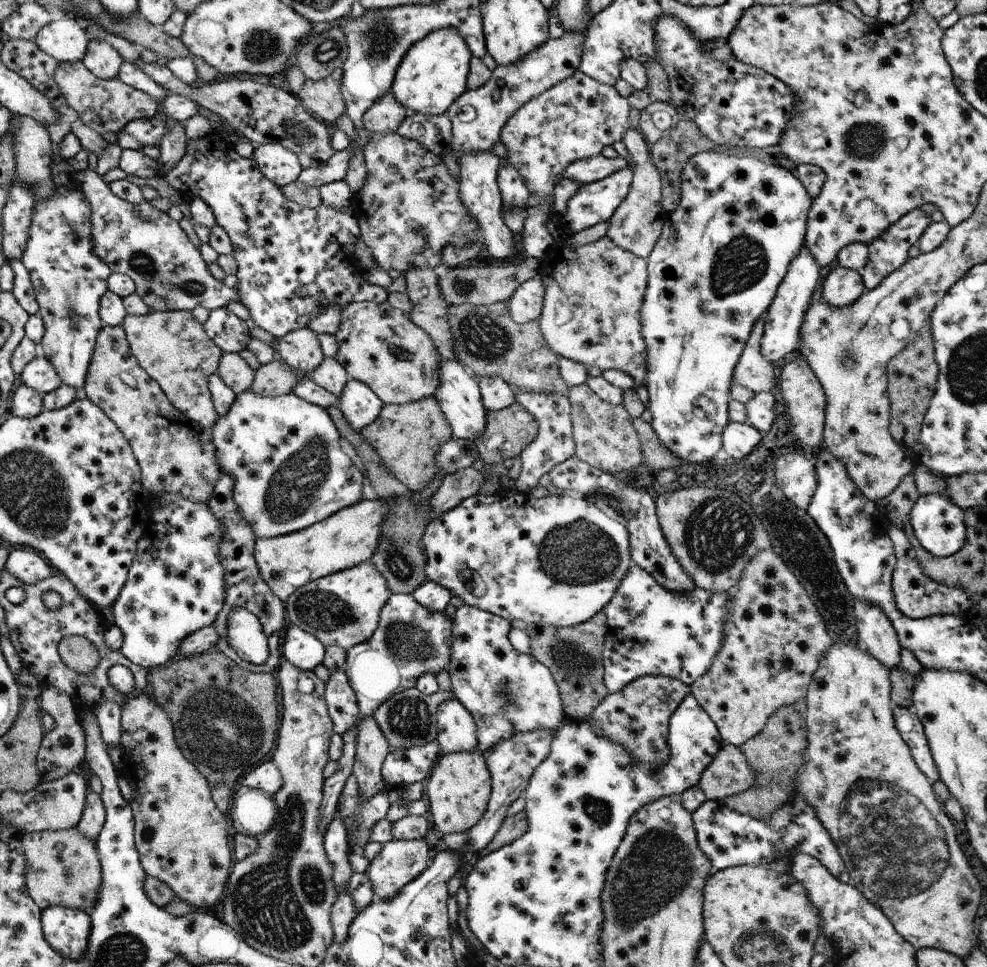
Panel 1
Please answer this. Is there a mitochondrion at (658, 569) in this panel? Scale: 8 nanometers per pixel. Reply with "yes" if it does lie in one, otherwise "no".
no

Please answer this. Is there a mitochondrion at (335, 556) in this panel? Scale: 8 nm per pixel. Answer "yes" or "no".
no

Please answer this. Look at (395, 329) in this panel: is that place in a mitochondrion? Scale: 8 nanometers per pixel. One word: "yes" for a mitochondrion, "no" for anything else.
no

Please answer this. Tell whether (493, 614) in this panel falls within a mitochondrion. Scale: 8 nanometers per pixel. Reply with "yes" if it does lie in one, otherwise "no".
no

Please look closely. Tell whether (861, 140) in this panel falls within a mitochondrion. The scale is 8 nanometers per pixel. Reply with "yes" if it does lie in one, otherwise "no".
yes

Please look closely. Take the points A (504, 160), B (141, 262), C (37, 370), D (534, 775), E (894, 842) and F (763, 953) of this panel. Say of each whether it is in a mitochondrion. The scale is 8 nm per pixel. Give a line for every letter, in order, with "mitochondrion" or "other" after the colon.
A: other
B: mitochondrion
C: other
D: other
E: mitochondrion
F: mitochondrion

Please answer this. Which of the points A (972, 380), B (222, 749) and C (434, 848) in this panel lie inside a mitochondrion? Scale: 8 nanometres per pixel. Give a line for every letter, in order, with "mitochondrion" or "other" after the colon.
A: mitochondrion
B: mitochondrion
C: other

